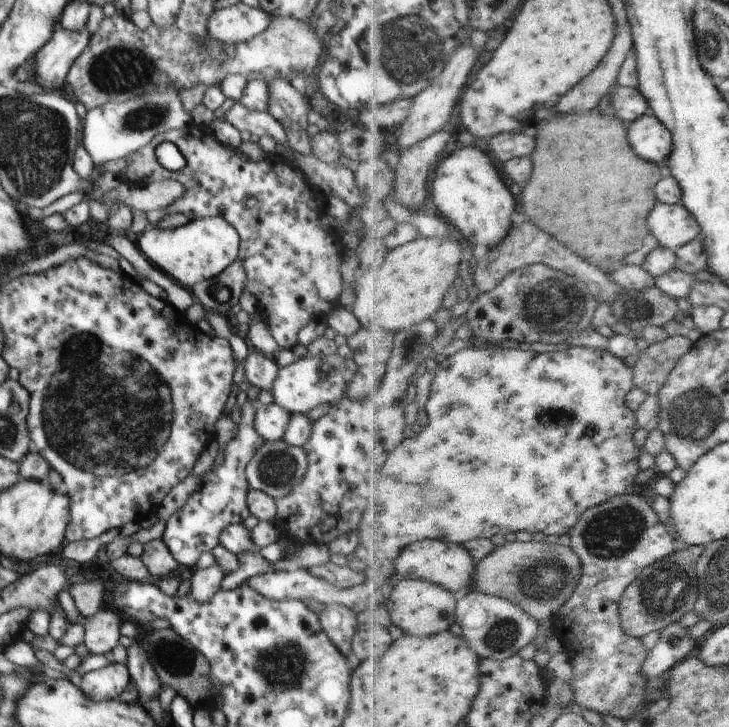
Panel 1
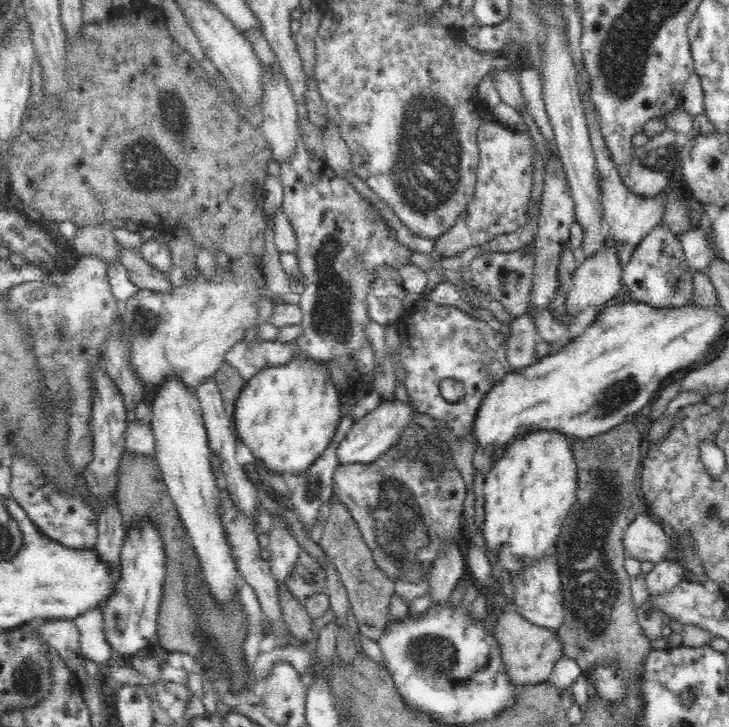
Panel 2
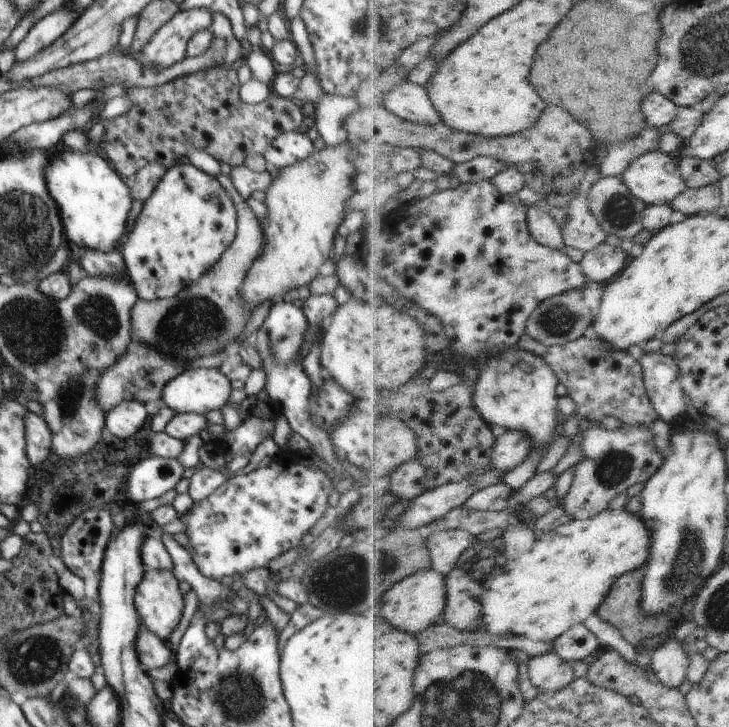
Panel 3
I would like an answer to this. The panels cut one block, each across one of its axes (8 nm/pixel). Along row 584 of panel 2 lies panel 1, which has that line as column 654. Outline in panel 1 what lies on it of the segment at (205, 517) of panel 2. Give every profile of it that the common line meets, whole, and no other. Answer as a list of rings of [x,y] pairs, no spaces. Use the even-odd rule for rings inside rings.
[[[683,202],[675,205],[659,203],[650,215],[649,225],[651,226],[652,234],[659,238],[661,244],[673,249],[682,248],[703,234],[702,224]]]

